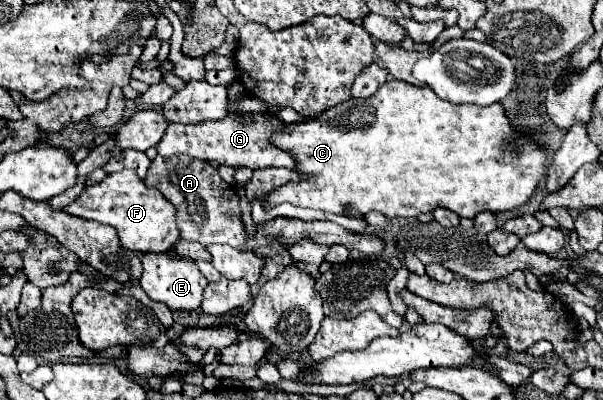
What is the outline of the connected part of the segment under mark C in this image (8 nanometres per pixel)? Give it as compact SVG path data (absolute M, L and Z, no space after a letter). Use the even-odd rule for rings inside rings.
M391 79L387 83L383 83L383 87L379 87L379 91L375 91L375 95L367 97L367 99L347 99L327 111L321 111L319 115L313 115L309 117L307 121L297 121L297 123L289 123L283 127L283 131L271 135L271 143L283 151L289 151L293 155L293 159L297 161L297 167L293 171L297 171L299 175L309 175L307 179L301 179L301 181L291 181L291 183L285 183L281 187L277 187L275 191L271 191L271 195L267 195L267 201L263 203L263 209L273 209L275 205L281 205L281 203L291 203L291 205L297 205L297 207L309 207L309 209L319 209L319 211L325 211L325 213L335 213L335 215L343 215L345 211L357 211L361 215L367 215L371 211L377 211L377 213L383 213L385 217L393 219L393 217L417 217L421 213L431 213L433 209L437 207L445 207L453 213L457 213L459 217L469 217L473 219L477 213L481 211L491 211L491 213L497 213L497 211L509 211L513 207L519 207L523 203L529 201L531 193L535 191L537 183L543 179L545 175L545 151L537 145L533 145L529 141L529 137L525 139L523 135L515 133L509 125L509 119L507 115L503 113L503 107L499 103L495 105L487 105L487 107L479 107L479 105L453 105L453 103L447 103L443 99L439 99L429 87L413 87L405 81L397 81L397 79Z

